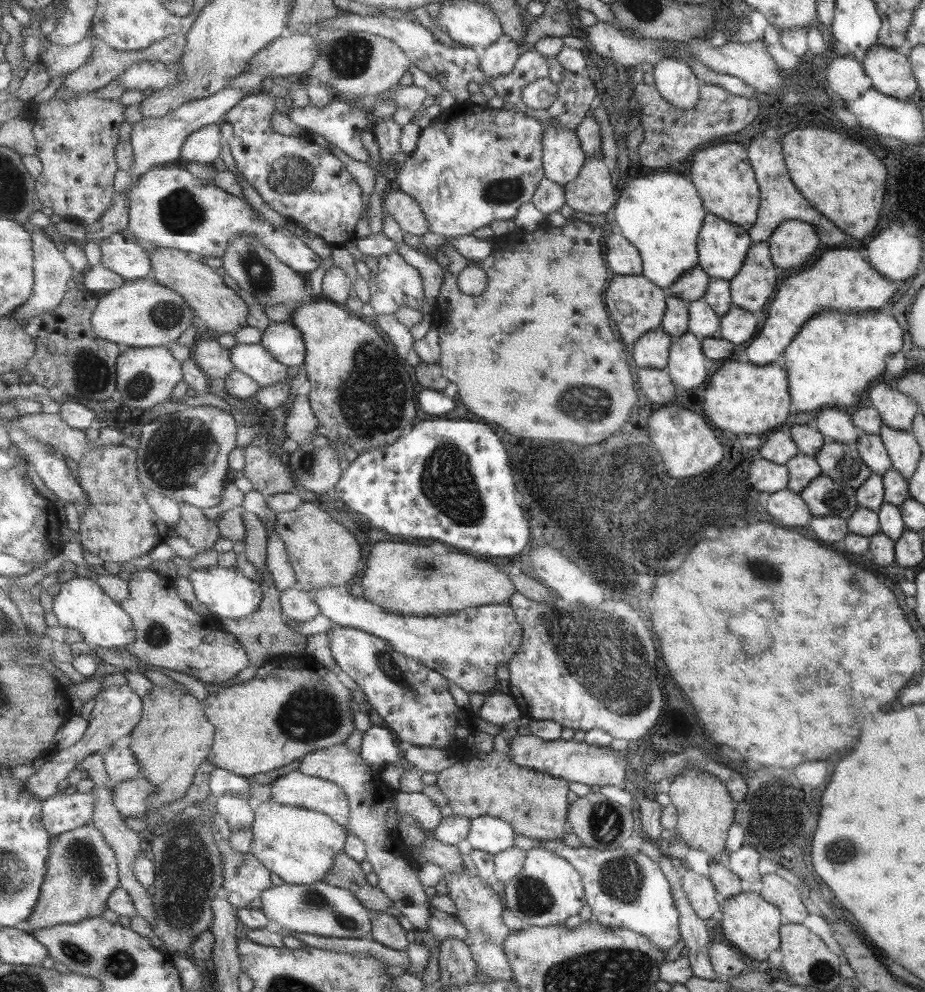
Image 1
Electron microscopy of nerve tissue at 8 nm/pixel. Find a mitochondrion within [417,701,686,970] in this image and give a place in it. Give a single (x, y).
(621, 879)

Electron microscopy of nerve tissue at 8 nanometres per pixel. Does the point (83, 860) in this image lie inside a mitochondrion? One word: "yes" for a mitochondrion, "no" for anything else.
yes

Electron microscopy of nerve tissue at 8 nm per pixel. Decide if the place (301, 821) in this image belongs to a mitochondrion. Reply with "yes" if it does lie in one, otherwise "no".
no

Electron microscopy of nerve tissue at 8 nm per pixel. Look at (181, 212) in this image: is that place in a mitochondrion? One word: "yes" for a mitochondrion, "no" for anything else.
yes

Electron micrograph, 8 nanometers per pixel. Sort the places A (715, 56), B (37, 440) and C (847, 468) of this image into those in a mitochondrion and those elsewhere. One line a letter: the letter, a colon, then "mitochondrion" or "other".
A: other
B: other
C: mitochondrion

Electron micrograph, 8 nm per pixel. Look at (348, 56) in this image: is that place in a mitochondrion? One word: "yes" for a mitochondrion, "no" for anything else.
yes

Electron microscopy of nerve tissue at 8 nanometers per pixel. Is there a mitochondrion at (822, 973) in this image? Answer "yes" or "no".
yes

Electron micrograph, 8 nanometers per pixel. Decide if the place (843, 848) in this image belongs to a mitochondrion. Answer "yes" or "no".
yes

